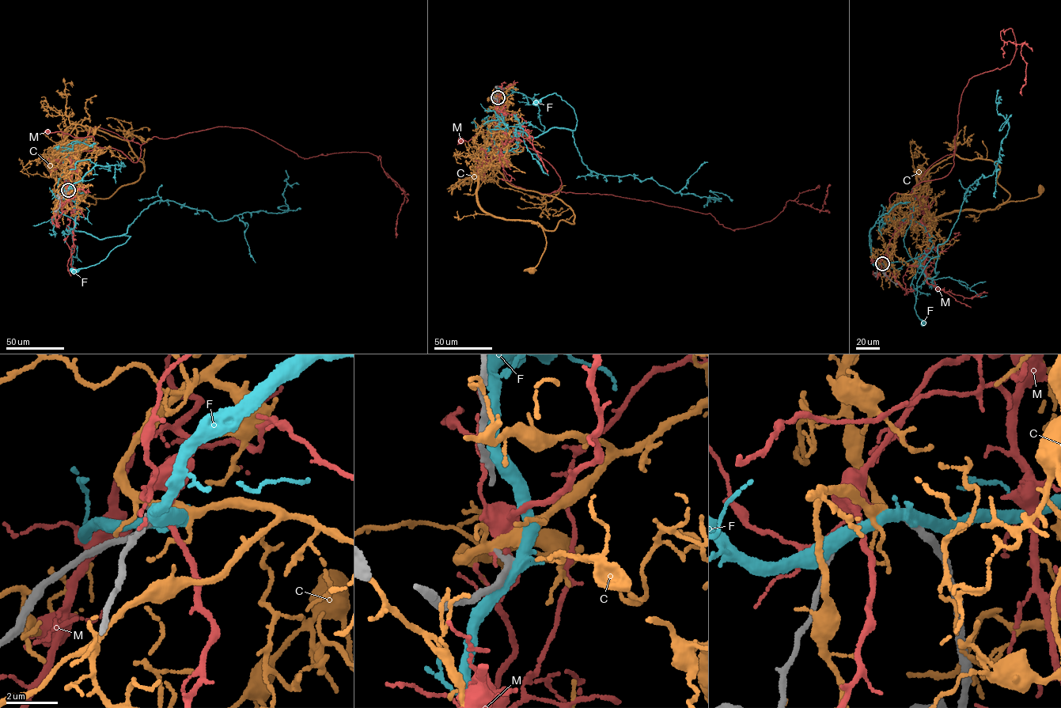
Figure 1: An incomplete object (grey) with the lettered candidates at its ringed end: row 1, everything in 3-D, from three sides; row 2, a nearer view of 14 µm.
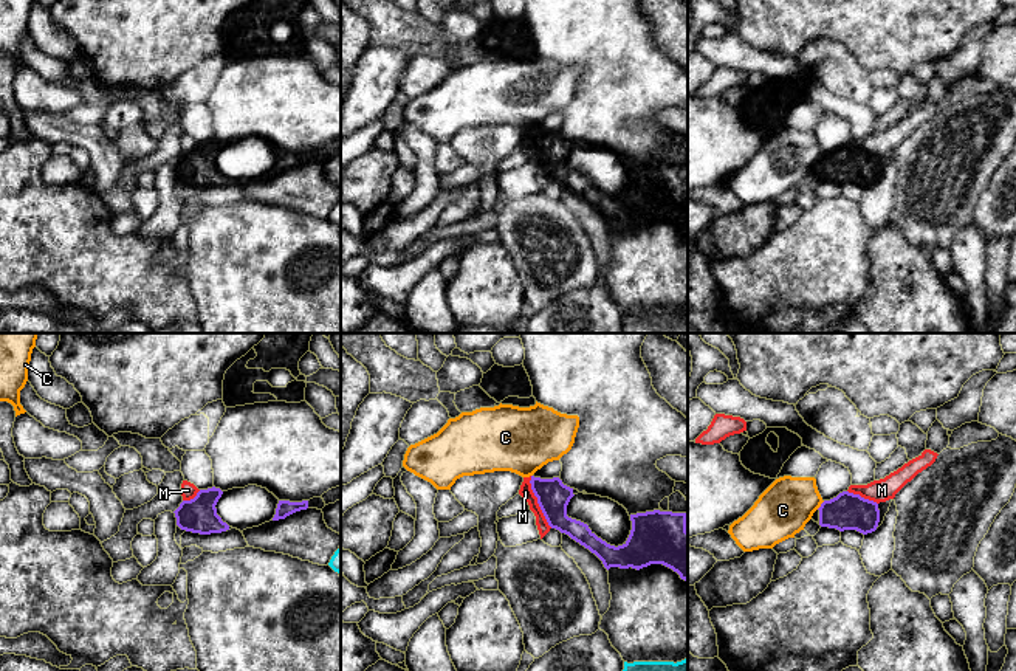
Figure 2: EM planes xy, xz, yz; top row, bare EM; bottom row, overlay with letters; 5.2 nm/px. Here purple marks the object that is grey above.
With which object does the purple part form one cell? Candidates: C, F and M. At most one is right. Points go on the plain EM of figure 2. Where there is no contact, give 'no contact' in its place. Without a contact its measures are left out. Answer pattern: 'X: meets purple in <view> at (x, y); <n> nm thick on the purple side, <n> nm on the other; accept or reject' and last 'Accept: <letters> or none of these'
C: meets purple in yz at (821, 158); 190 nm thick on the purple side, 280 nm on the other; reject
F: no contact; reject
M: meets purple in xz at (538, 155); 170 nm thick on the purple side, 70 nm on the other; reject
Accept: none of these

